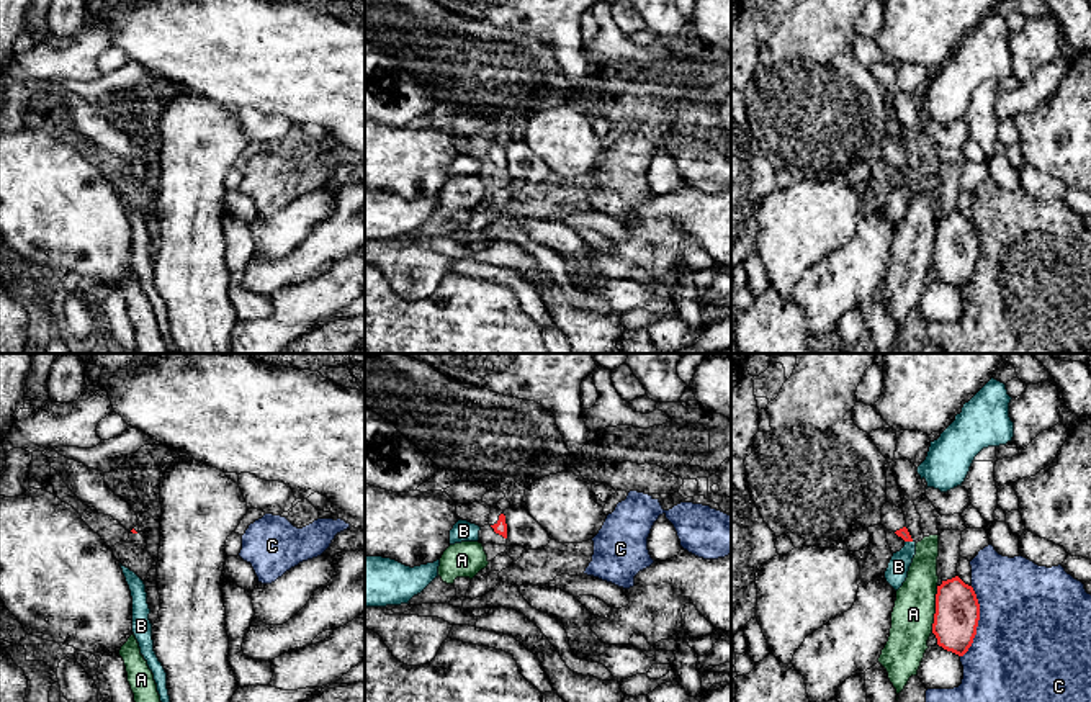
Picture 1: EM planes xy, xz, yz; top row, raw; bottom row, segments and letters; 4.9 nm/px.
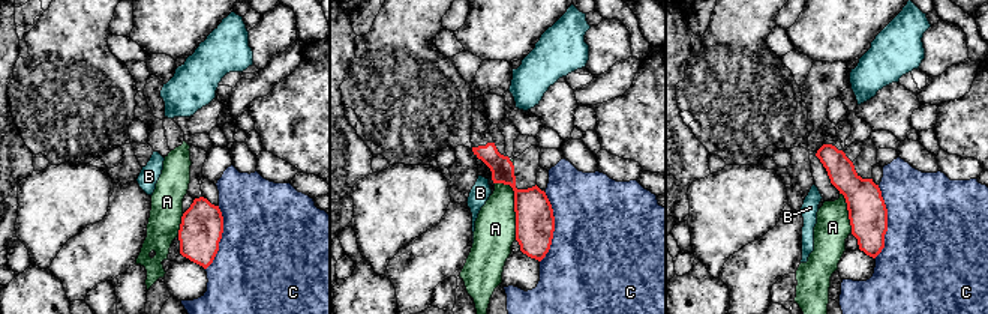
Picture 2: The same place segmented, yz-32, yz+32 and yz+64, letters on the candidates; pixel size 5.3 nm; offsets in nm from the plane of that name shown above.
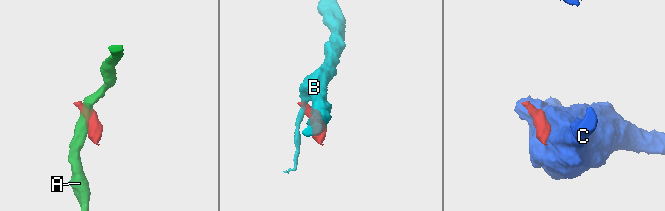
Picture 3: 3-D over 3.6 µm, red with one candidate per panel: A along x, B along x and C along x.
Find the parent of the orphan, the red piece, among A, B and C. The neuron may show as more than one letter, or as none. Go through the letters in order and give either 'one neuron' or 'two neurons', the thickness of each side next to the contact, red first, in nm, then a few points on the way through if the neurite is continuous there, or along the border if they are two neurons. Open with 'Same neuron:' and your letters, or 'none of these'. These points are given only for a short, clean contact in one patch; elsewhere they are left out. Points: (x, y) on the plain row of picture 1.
Same neuron: none of these
A: two neurons | 220/200 nm | along yz (938, 220), (931, 265)
B: two neurons | 50/110 nm | along yz (905, 174), (911, 175)
C: two neurons | 220/480 nm

